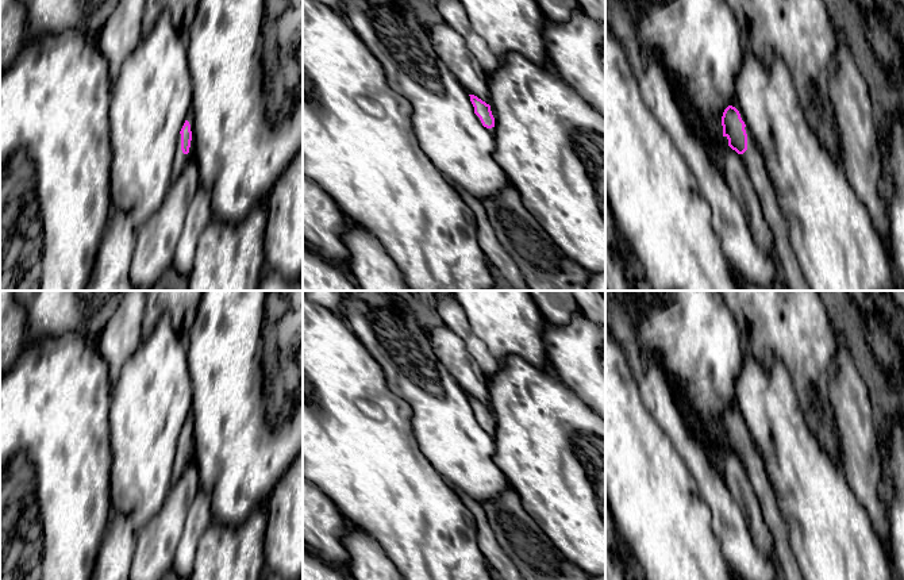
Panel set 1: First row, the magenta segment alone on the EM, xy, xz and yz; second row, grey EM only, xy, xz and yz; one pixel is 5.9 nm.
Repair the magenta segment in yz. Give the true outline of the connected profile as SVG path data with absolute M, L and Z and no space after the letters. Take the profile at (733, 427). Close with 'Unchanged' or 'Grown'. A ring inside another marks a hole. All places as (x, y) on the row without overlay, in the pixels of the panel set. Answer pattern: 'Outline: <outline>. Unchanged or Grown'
Outline: M728 408L723 415L722 429L726 445L739 457L758 498L765 525L773 539L774 556L781 566L782 580L804 580L790 549L792 529L781 515L776 493L740 414Z. Grown

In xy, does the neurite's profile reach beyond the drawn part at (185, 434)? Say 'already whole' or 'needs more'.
needs more

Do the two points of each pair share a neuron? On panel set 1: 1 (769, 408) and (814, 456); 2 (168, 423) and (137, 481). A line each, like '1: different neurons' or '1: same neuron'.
1: same neuron
2: same neuron

